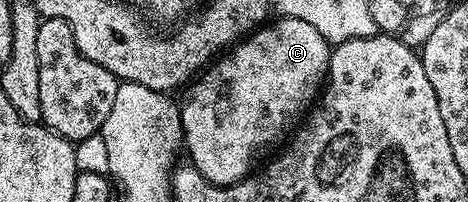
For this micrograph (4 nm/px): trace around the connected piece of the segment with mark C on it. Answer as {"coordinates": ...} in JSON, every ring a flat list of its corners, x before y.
{"coordinates":[[279,16,255,29,245,39,239,40,229,52,219,56,193,82,194,90,186,105,184,101,181,106,182,136,184,149,190,152,189,164,194,165,200,175,214,185,235,185,250,176,258,153,272,148,282,136,285,138,286,129,293,130,315,104,330,72,331,48,330,42,320,35,320,31,316,31,316,27,312,27,312,23]]}

